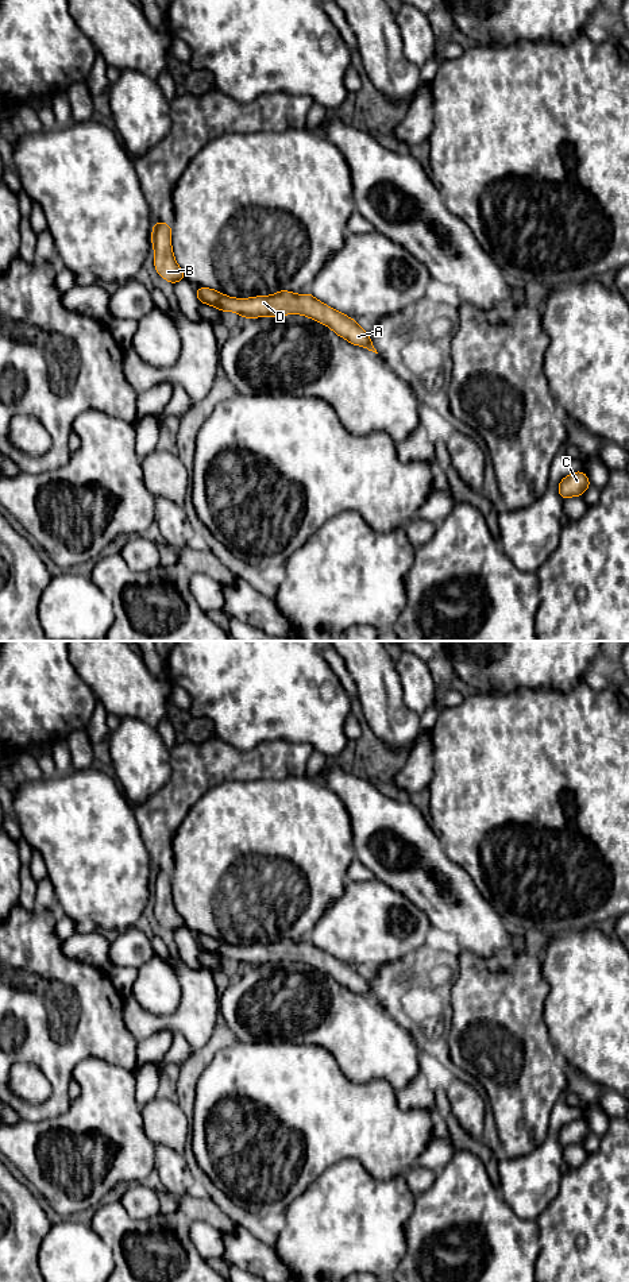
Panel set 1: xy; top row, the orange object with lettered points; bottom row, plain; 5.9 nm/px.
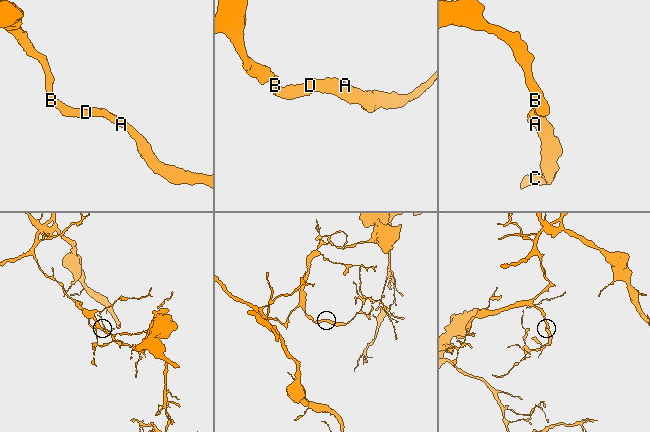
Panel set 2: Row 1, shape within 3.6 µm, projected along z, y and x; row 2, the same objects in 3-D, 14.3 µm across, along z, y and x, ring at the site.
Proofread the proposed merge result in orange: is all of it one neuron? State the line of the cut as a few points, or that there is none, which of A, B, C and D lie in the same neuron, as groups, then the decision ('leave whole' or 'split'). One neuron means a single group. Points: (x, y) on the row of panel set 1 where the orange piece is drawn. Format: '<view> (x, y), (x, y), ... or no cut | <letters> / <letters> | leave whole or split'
no cut | A B C D | leave whole

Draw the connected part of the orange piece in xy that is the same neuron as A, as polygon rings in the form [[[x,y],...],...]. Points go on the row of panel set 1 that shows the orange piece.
[[[196,287],[196,294],[198,302],[209,304],[213,308],[220,309],[221,312],[236,312],[244,318],[279,317],[283,314],[304,314],[312,320],[321,323],[323,325],[329,327],[336,335],[346,339],[351,344],[364,347],[368,351],[378,354],[373,345],[370,335],[364,329],[362,329],[354,318],[329,308],[324,302],[314,298],[310,293],[294,294],[289,290],[279,290],[273,296],[256,296],[252,298],[232,298],[223,293],[219,293],[215,289]]]

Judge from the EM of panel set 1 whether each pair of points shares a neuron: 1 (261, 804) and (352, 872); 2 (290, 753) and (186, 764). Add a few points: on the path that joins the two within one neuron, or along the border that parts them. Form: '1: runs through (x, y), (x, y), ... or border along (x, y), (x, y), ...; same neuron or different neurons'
1: border along (355, 860), (348, 867), (347, 880); different neurons
2: runs through (265, 761), (255, 764), (212, 764); same neuron

